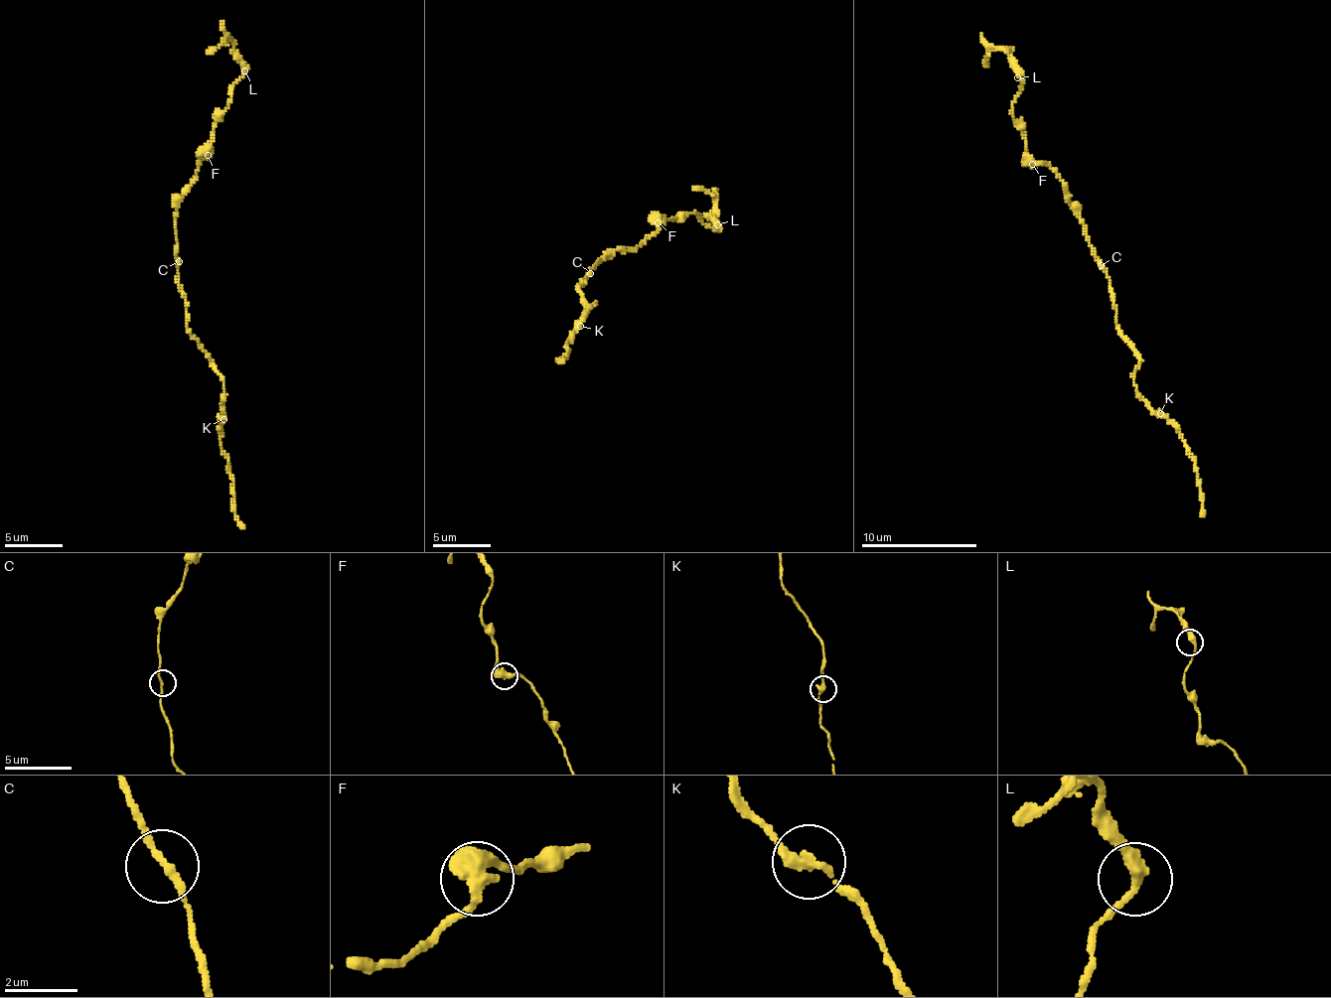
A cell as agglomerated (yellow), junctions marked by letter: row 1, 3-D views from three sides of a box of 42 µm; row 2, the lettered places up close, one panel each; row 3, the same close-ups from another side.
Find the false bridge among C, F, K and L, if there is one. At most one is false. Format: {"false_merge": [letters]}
{"false_merge": []}

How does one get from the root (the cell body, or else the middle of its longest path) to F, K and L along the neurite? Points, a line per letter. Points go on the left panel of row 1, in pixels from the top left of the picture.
F: (177, 261), (177, 205), (192, 183), (198, 164), (207, 156)
K: (177, 261), (179, 288), (186, 300), (187, 332), (198, 342), (223, 382), (224, 420)
L: (177, 261), (177, 205), (192, 183), (198, 164), (212, 147), (214, 124), (228, 105), (232, 85), (244, 71)

